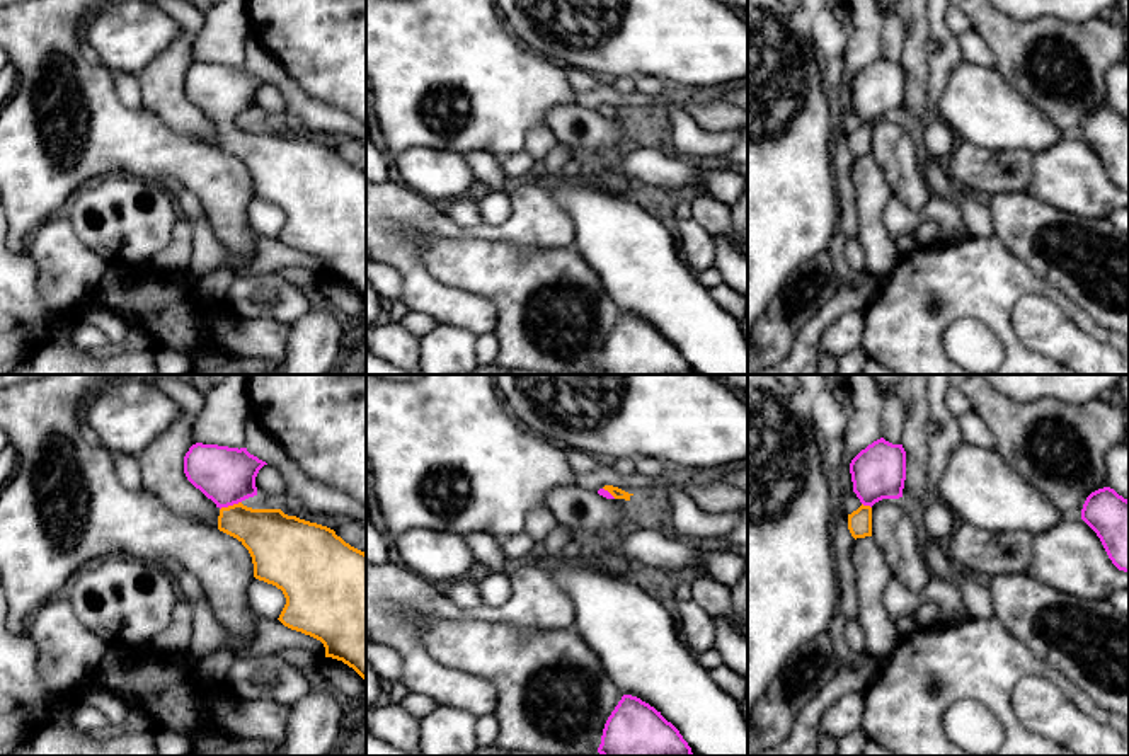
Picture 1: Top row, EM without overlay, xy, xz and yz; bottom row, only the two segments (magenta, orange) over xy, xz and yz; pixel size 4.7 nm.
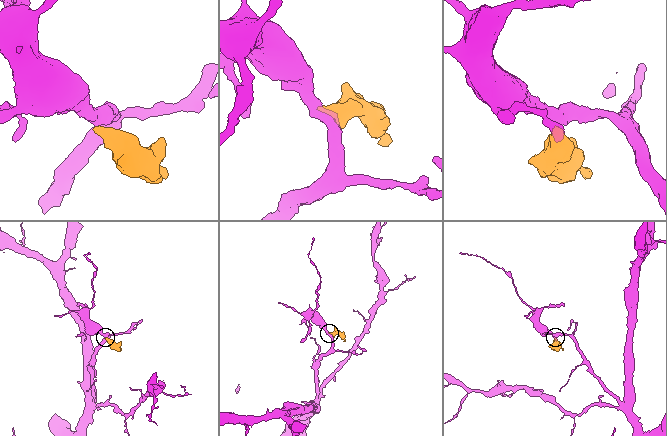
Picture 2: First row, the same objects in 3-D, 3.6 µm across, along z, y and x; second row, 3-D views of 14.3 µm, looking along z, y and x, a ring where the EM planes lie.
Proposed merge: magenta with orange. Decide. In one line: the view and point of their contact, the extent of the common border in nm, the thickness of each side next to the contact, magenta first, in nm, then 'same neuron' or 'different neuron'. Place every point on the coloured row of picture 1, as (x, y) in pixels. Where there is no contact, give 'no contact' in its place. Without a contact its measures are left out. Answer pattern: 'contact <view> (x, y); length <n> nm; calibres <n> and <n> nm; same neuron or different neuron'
contact xy (230, 504); length 110 nm; calibres 280 and 260 nm; same neuron

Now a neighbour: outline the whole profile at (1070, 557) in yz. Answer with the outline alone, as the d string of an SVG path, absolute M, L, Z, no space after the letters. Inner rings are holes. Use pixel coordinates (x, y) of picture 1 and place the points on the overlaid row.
M1063 518L1057 524L1034 536L1030 577L1083 599L1109 599L1117 589L1129 589L1129 572L1119 570L1109 558L1097 533L1081 518Z

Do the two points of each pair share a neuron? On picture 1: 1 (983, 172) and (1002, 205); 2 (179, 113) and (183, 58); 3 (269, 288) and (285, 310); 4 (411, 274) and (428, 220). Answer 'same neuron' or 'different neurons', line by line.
1: different neurons
2: same neuron
3: same neuron
4: same neuron

